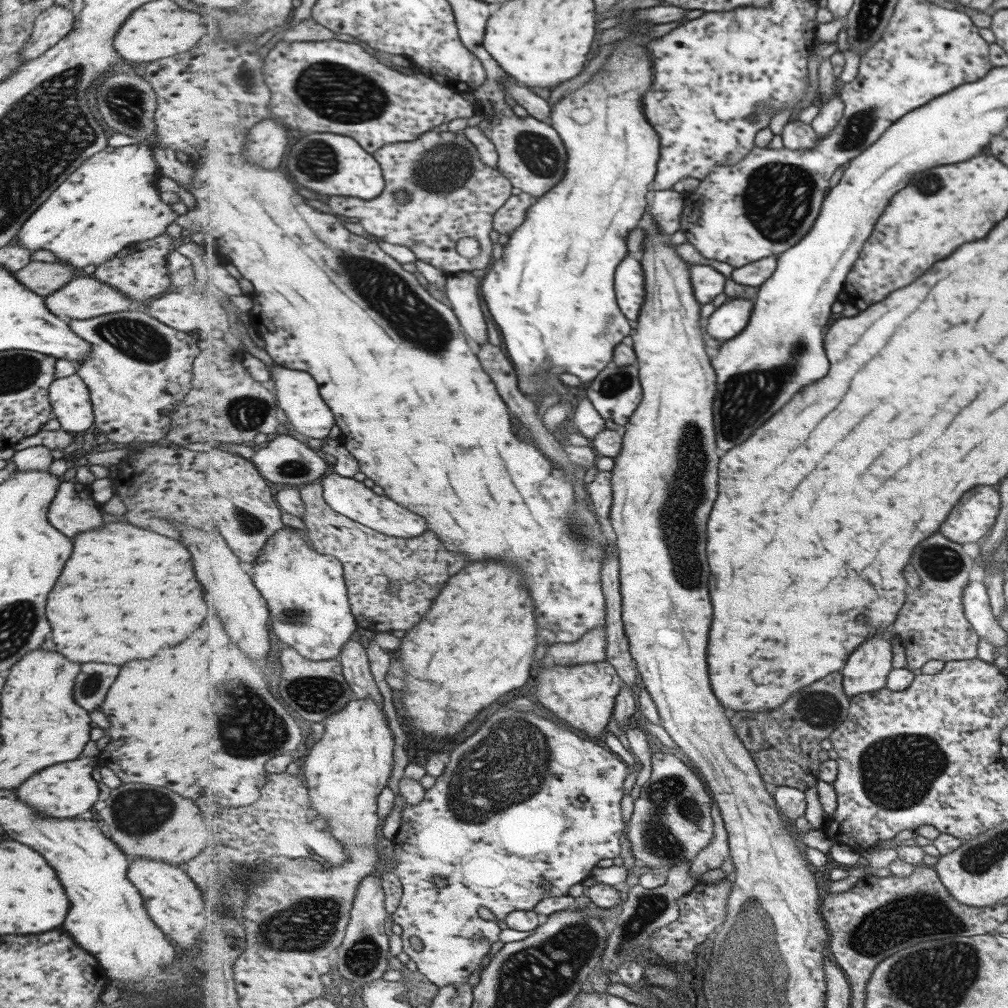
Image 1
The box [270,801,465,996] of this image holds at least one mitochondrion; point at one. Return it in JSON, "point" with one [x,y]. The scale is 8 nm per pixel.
{"point":[362,958]}

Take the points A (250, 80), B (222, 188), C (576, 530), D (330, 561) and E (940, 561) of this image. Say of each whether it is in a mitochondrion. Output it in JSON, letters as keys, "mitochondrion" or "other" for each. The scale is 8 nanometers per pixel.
{"A":"mitochondrion","B":"other","C":"mitochondrion","D":"other","E":"mitochondrion"}

